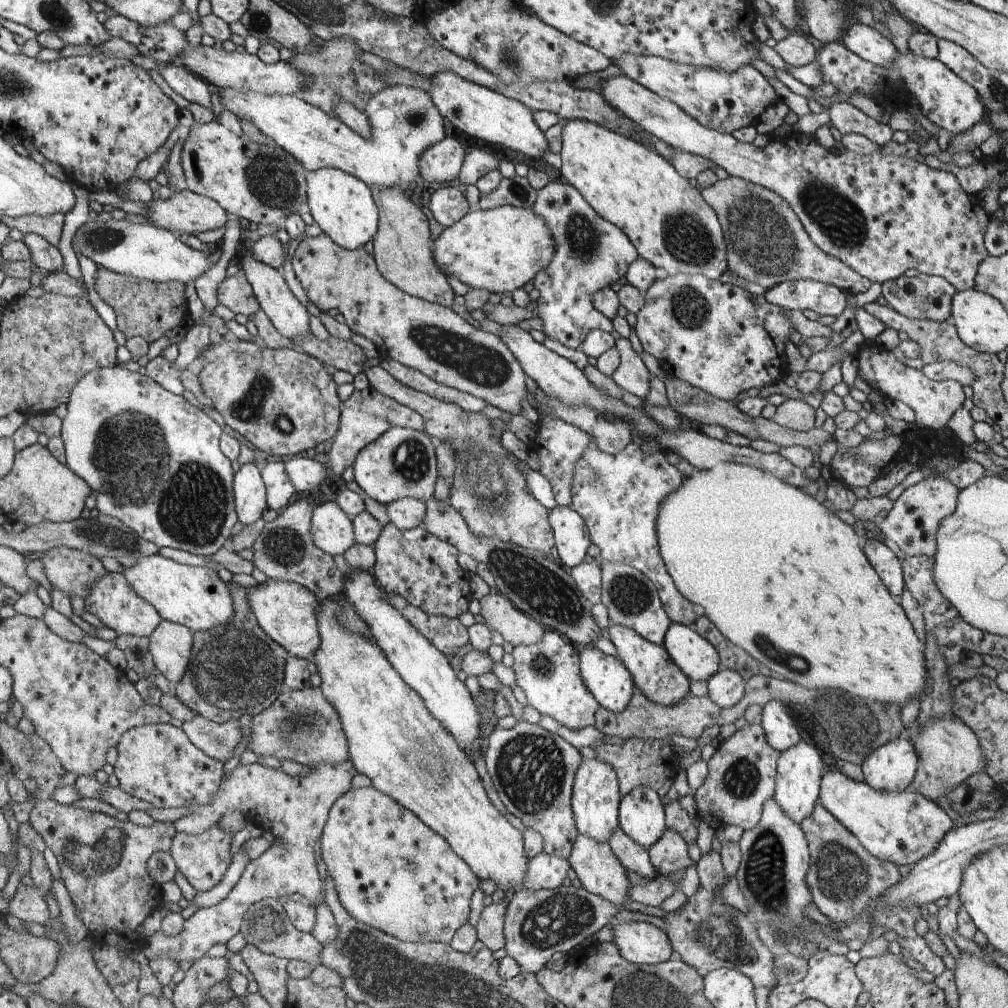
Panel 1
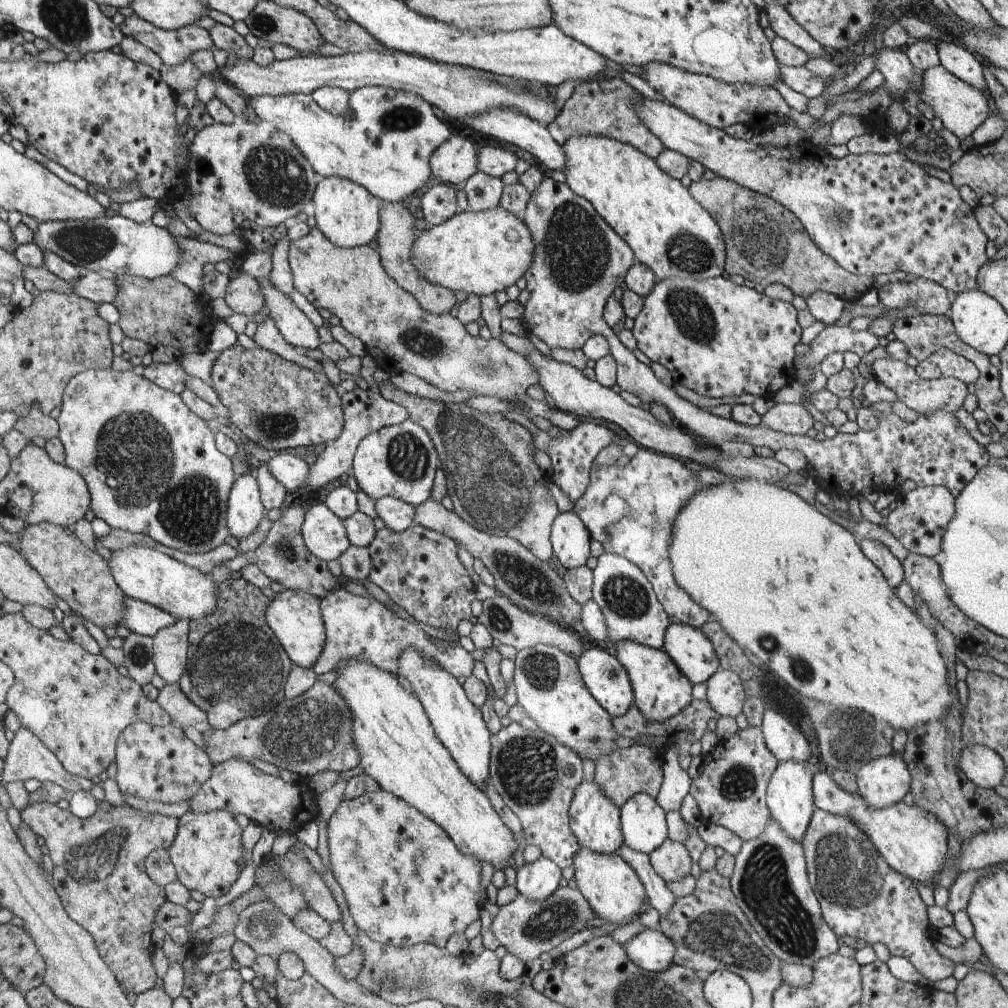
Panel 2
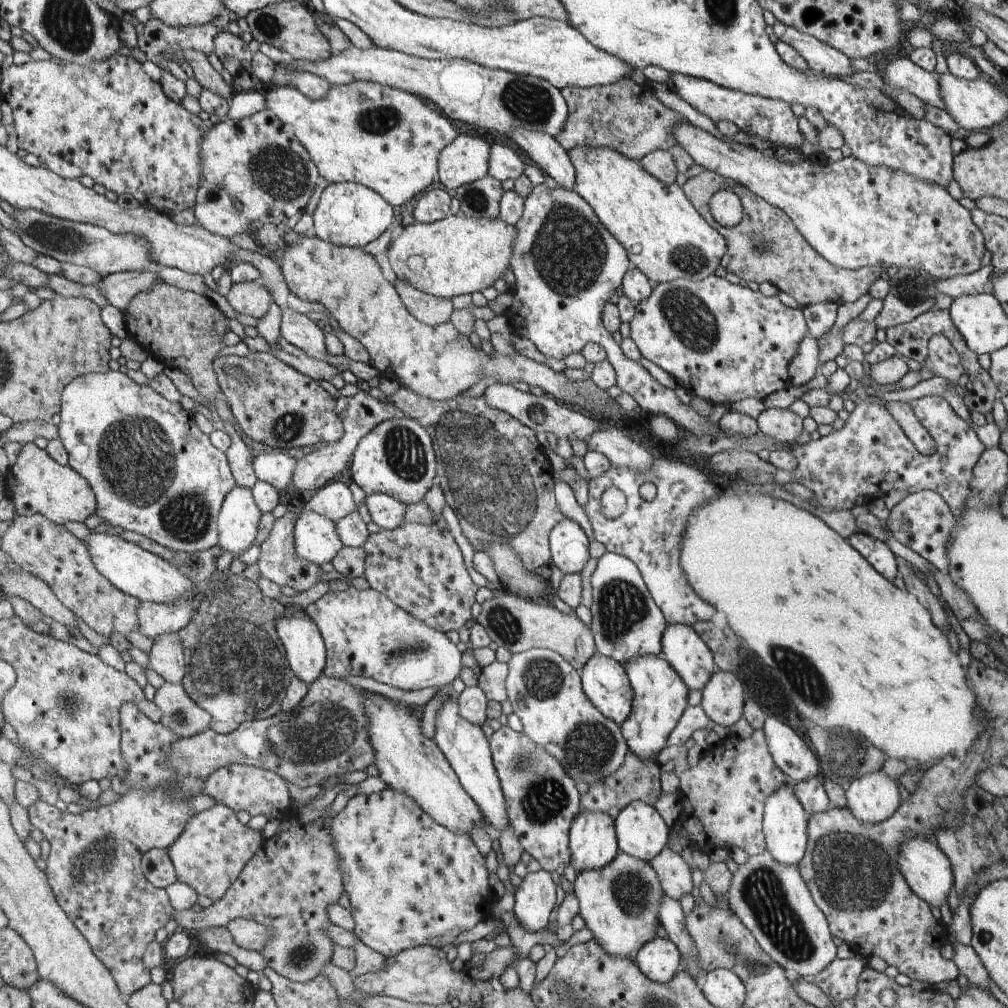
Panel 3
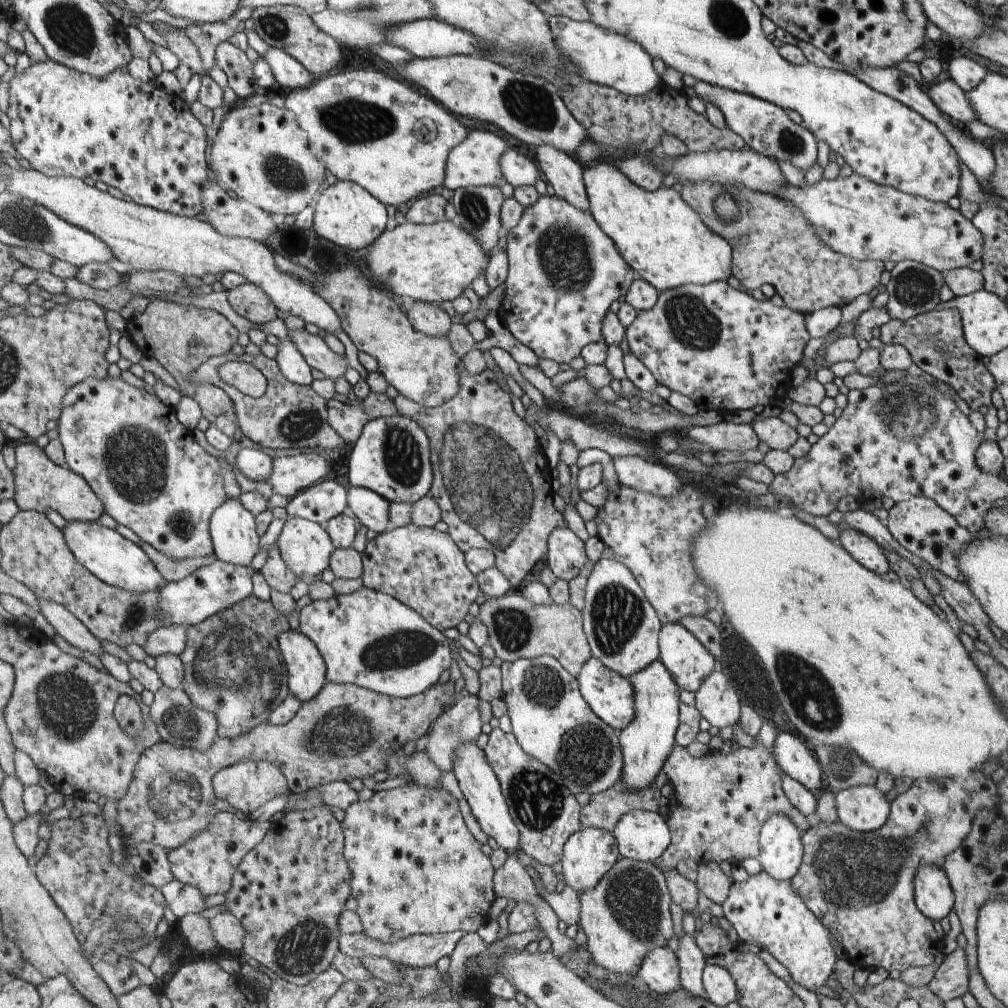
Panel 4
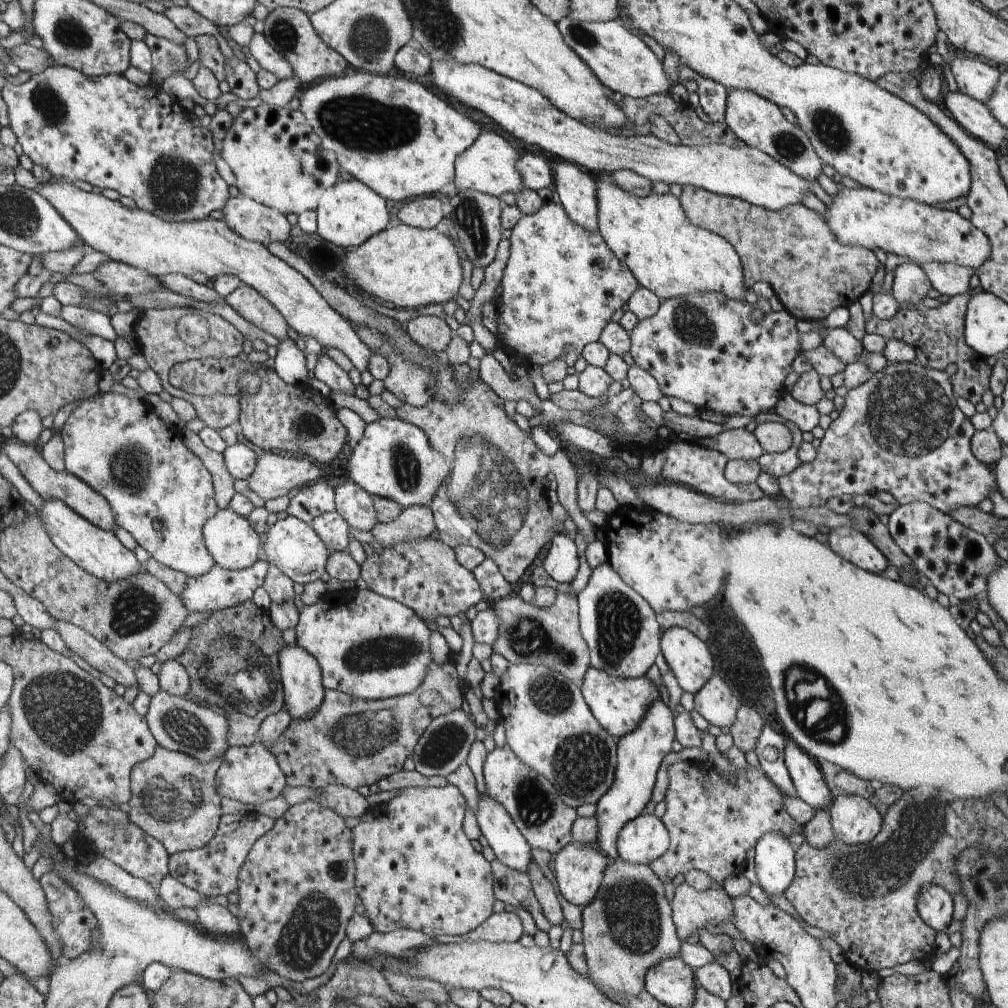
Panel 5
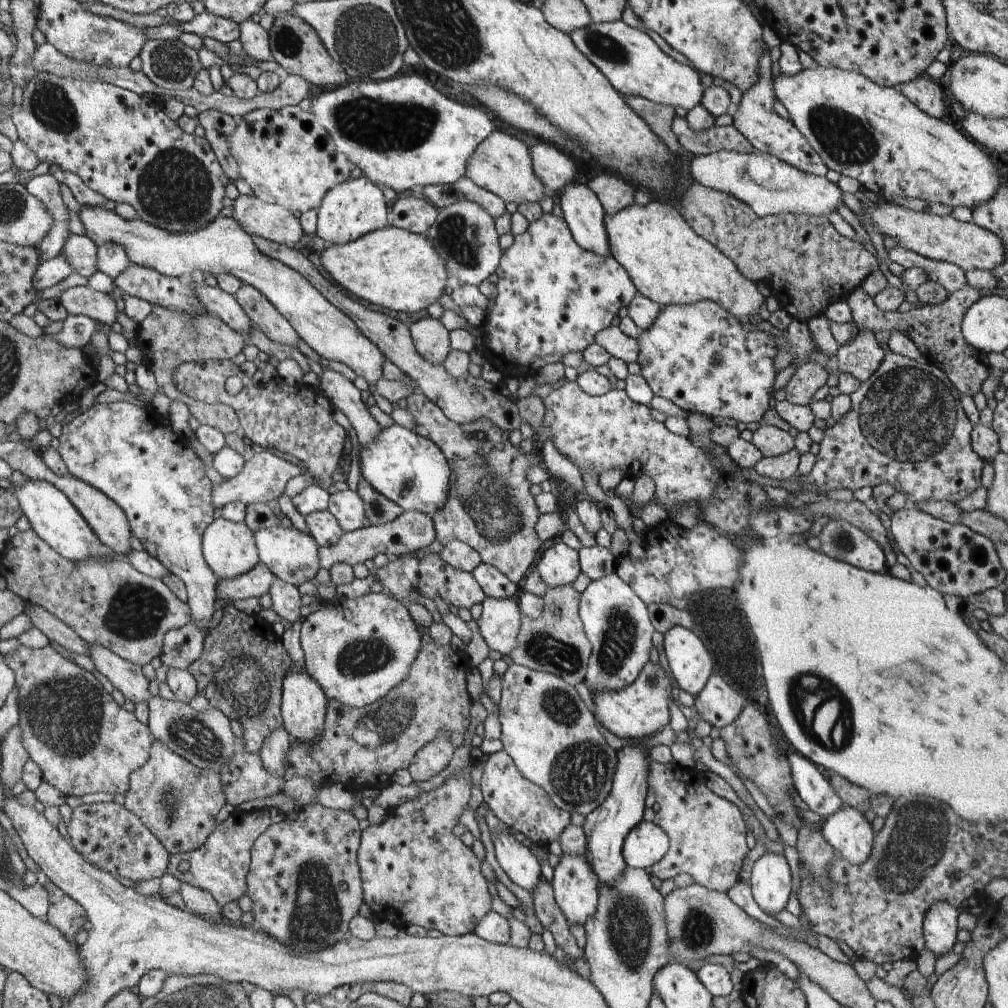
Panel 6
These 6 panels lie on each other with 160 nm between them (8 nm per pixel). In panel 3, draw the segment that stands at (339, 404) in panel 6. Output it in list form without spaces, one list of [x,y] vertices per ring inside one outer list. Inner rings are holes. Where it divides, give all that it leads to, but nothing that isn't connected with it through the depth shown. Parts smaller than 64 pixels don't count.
[[[281,309],[281,336],[303,350],[306,356],[334,364],[338,372],[350,370],[354,364],[342,355],[330,356],[326,345],[326,330],[320,329],[304,313]]]

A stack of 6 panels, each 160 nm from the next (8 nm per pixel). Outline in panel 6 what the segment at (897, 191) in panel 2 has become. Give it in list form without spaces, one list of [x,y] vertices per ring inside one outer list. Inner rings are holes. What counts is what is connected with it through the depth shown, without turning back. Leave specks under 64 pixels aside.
[[[880,199],[876,203],[864,202],[863,218],[884,236],[890,236],[900,247],[935,261],[954,263],[965,271],[980,269],[991,271],[1005,257],[1002,241],[993,232],[976,223],[959,221],[952,215],[936,215],[927,211],[914,211],[898,205],[897,201]]]

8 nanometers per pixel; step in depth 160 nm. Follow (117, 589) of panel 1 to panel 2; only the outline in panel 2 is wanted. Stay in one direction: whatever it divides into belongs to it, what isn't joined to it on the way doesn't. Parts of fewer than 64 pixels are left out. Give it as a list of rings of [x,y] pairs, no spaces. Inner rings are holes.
[[[126,596],[124,600],[126,614],[119,620],[119,626],[125,626],[131,633],[153,637],[164,627],[177,621],[175,616],[156,608],[156,605]]]

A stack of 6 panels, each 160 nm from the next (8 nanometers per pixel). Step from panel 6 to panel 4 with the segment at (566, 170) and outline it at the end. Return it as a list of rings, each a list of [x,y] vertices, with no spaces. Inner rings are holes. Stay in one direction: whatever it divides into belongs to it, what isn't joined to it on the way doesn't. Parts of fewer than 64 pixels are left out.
[[[510,147],[502,156],[502,172],[504,182],[509,182],[514,188],[534,185],[537,179],[542,178],[537,164]]]

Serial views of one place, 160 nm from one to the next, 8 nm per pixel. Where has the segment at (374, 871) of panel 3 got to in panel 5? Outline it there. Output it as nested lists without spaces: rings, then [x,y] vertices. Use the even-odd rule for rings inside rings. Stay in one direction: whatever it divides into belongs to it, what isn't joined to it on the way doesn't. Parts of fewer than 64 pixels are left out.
[[[451,784],[439,785],[437,787],[410,787],[400,789],[396,796],[386,804],[382,804],[378,810],[380,812],[369,811],[360,817],[360,824],[355,830],[355,860],[356,868],[356,885],[359,888],[360,899],[364,905],[364,917],[367,917],[378,933],[390,933],[397,929],[415,929],[423,931],[430,936],[439,935],[467,935],[475,931],[480,924],[485,923],[492,914],[492,904],[494,904],[494,894],[492,892],[492,870],[490,862],[472,848],[472,842],[466,838],[463,830],[464,810],[466,802],[464,796],[456,786]]]

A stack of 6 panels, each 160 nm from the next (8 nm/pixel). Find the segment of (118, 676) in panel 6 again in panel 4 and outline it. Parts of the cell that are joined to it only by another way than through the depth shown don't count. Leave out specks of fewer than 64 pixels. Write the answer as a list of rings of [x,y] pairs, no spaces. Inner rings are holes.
[[[38,598],[38,602],[40,612],[45,616],[45,620],[64,640],[84,652],[91,652],[99,657],[104,654],[100,640],[86,628],[81,620],[78,620],[77,616],[74,616],[72,611],[62,604],[45,598]]]

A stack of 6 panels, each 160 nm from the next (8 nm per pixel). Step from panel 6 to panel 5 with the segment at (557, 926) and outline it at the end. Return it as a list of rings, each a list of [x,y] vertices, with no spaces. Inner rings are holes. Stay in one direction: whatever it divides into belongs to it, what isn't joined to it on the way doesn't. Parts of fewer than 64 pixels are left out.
[[[534,861],[528,864],[528,872],[533,892],[537,902],[540,904],[543,916],[550,922],[551,926],[560,926],[564,920],[562,907],[556,894],[557,887],[542,873],[540,866]]]

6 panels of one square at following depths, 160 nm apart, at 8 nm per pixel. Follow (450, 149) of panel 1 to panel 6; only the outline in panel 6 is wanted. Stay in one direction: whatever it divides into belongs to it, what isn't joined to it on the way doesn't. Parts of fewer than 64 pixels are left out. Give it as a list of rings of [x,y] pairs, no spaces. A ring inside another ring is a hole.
[[[495,130],[488,138],[484,139],[482,143],[479,144],[478,150],[474,152],[474,155],[471,156],[470,162],[467,164],[467,170],[466,170],[466,176],[469,179],[472,179],[474,181],[474,184],[477,184],[478,187],[489,190],[491,193],[494,193],[496,196],[499,196],[502,200],[505,200],[505,202],[515,202],[516,204],[520,204],[521,202],[536,202],[543,198],[544,196],[548,196],[549,194],[552,194],[556,197],[553,193],[548,192],[546,190],[545,186],[543,185],[543,182],[536,176],[536,173],[533,169],[532,164],[532,157],[531,152],[528,146],[526,144],[516,138],[513,138],[512,136],[508,134],[502,134],[500,130]]]

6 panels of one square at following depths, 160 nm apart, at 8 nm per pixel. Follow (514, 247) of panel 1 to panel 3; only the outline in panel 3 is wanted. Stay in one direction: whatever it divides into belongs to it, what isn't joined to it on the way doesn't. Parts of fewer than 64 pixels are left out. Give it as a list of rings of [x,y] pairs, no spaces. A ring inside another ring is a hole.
[[[461,213],[450,214],[432,224],[407,226],[389,245],[387,256],[398,278],[422,292],[451,299],[458,294],[481,293],[494,286],[506,268],[511,266],[517,236],[515,225],[509,225],[499,216],[475,219]]]

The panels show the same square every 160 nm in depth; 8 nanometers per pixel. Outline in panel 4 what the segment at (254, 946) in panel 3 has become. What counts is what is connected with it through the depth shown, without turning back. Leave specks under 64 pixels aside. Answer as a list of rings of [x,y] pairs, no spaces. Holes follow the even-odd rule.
[[[230,912],[218,913],[209,920],[220,946],[238,952],[243,950],[245,930],[243,924]]]

